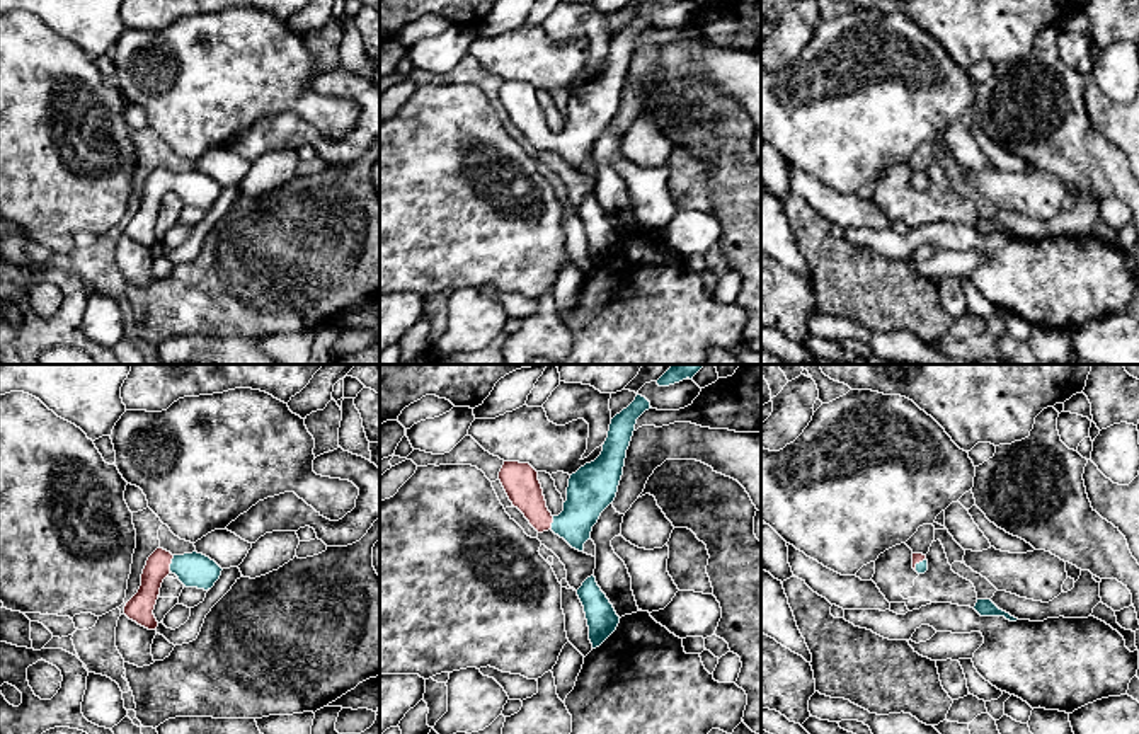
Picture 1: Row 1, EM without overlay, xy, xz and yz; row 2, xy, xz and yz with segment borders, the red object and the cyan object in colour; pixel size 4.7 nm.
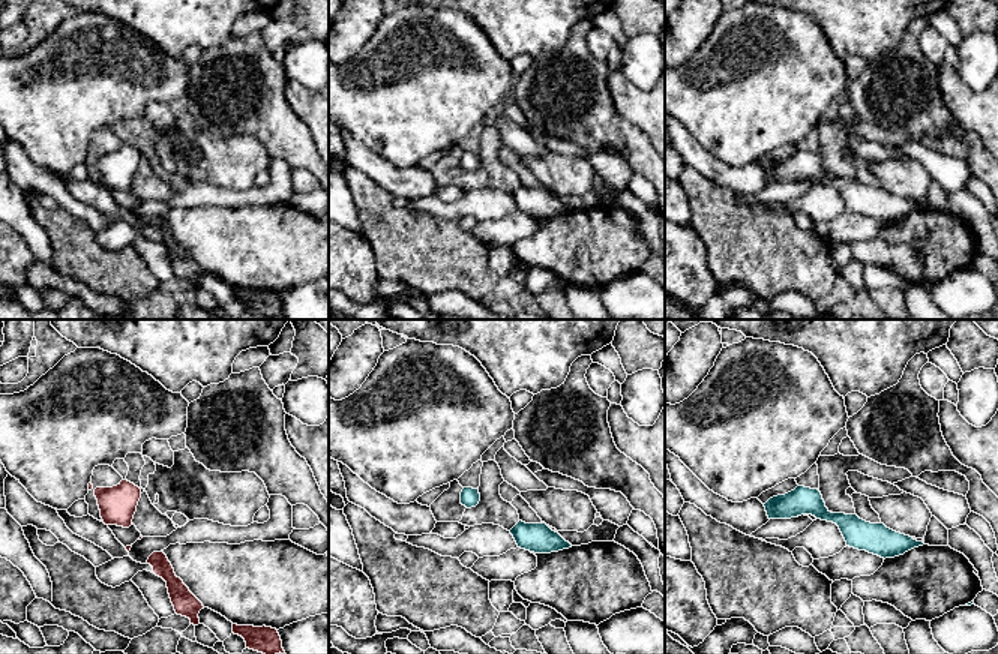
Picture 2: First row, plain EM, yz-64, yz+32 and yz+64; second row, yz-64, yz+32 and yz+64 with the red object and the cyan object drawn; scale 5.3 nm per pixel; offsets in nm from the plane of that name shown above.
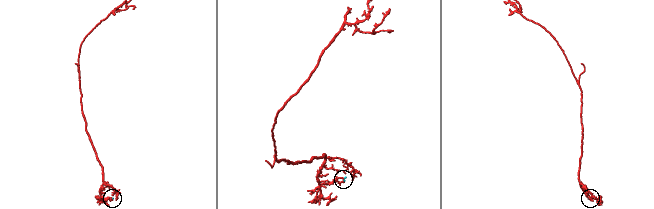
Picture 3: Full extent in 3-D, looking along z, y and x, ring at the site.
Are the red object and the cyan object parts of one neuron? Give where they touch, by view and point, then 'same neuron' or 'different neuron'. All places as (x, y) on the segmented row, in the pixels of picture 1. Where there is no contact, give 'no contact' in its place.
contact xy (171, 562); same neuron

